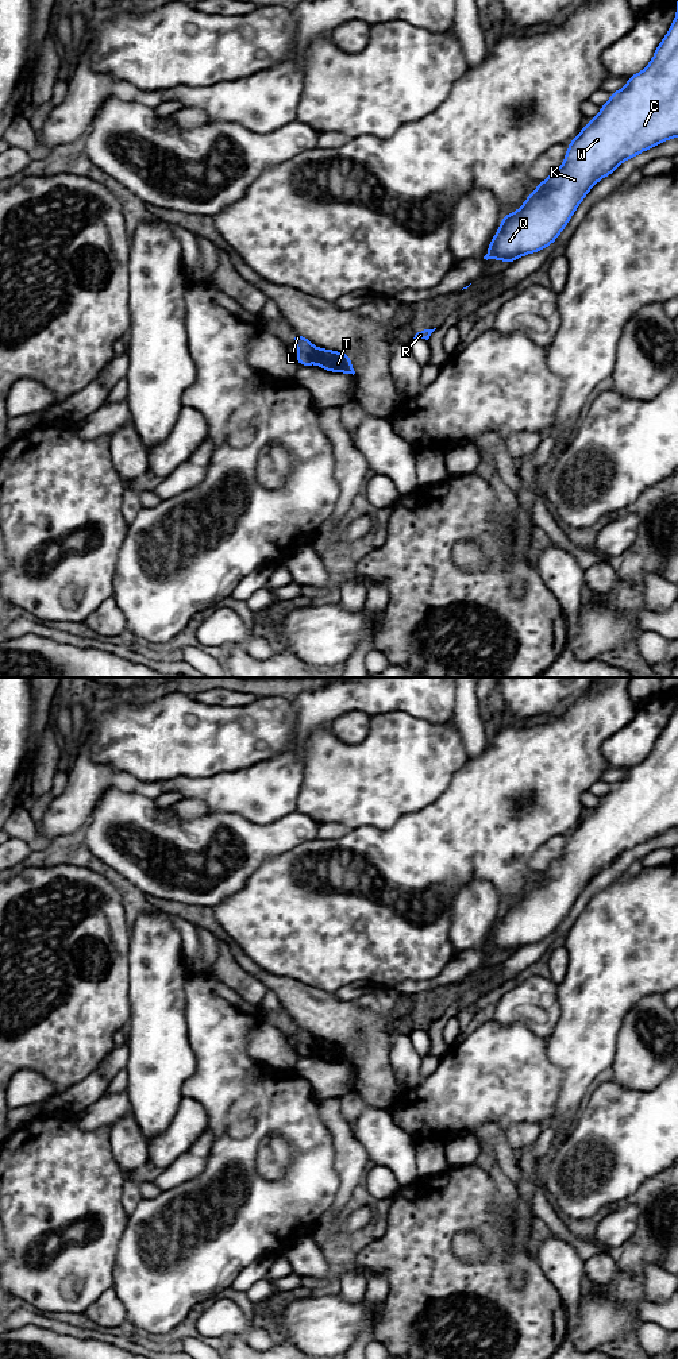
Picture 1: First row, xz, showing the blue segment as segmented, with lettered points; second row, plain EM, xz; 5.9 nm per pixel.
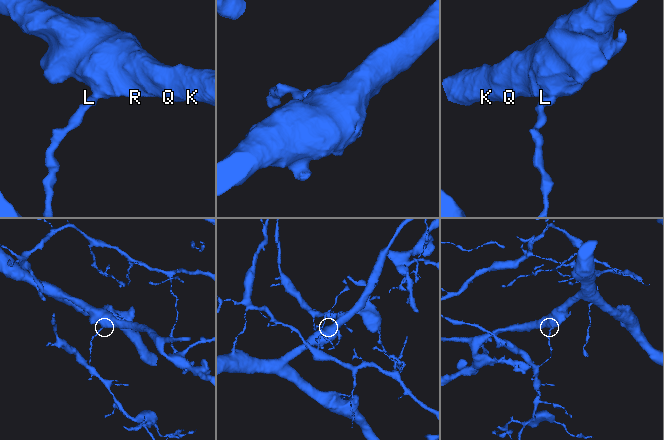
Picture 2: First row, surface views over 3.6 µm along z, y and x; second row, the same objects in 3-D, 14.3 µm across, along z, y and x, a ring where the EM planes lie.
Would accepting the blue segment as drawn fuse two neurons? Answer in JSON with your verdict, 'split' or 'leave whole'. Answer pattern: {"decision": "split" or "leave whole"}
{"decision": "split"}

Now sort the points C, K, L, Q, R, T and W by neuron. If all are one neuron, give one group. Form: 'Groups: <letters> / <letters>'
Groups: C K Q R T W / L

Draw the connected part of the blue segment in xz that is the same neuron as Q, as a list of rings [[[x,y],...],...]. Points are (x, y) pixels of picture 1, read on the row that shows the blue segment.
[[[678,1],[675,5],[677,16],[656,47],[651,62],[640,73],[631,76],[623,89],[610,93],[610,100],[601,105],[600,113],[592,117],[590,123],[583,126],[578,136],[569,143],[562,166],[554,170],[547,179],[540,181],[516,212],[504,215],[484,259],[512,263],[524,255],[548,247],[566,228],[582,200],[600,179],[610,175],[624,161],[671,138],[678,138]]]

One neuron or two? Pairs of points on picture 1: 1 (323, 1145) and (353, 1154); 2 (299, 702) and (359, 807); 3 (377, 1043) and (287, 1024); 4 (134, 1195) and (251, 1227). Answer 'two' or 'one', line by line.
1: two
2: two
3: two
4: two

